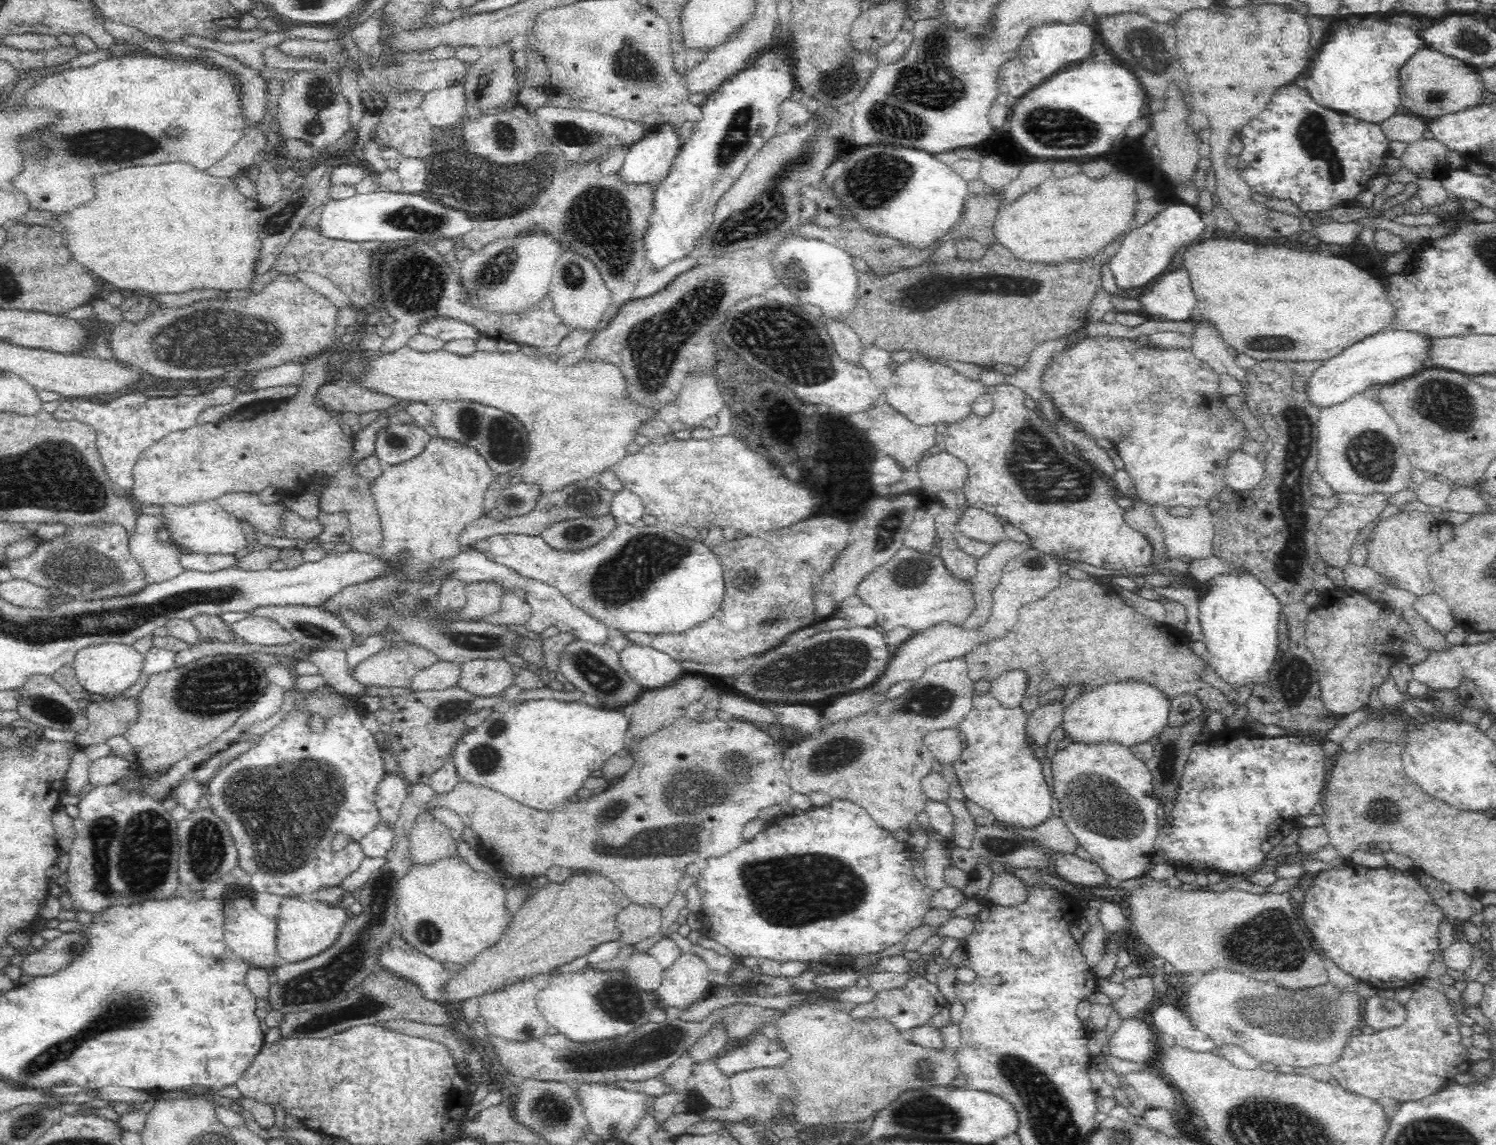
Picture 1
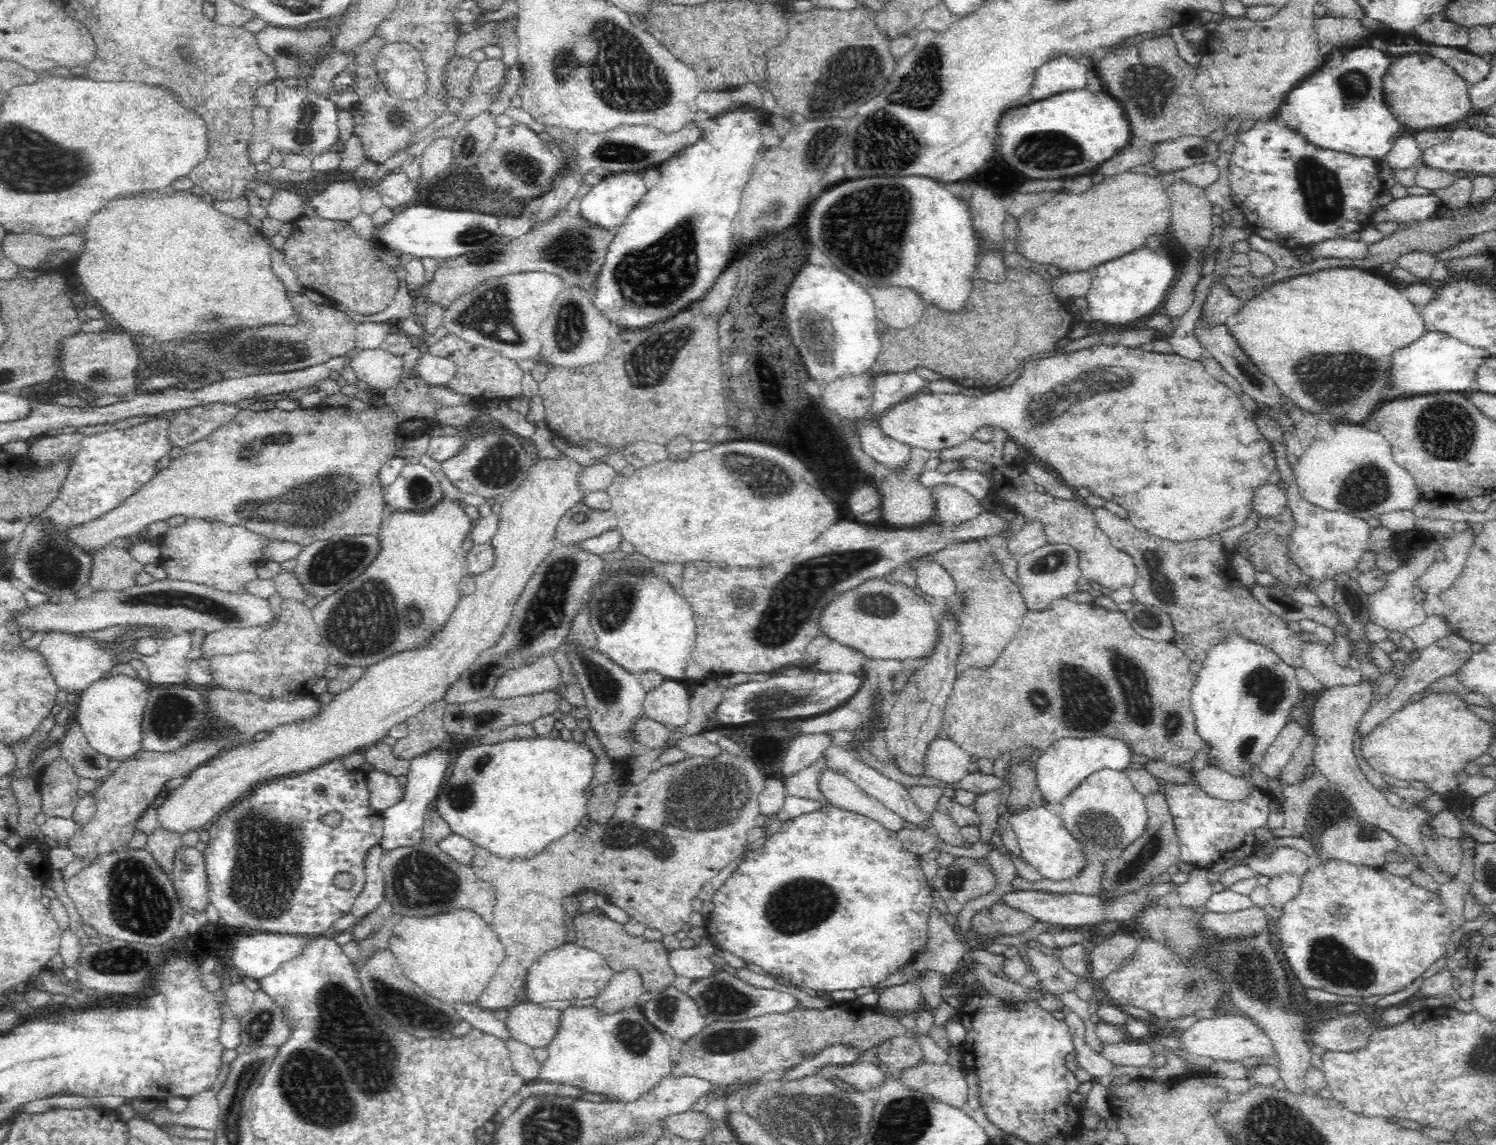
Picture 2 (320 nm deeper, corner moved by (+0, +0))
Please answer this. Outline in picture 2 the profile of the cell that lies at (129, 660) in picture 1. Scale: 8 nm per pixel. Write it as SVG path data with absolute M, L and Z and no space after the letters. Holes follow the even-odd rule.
M126 674L100 675L80 694L73 712L90 745L106 753L112 761L123 761L128 755L139 751L142 738L141 720L151 685L140 677Z

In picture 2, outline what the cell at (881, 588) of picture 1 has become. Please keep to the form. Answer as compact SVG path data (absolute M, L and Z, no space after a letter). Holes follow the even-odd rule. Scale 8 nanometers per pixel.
M869 578L840 593L823 608L820 631L830 640L838 639L844 645L863 650L869 659L924 659L940 640L938 621L932 615L932 608L906 583Z

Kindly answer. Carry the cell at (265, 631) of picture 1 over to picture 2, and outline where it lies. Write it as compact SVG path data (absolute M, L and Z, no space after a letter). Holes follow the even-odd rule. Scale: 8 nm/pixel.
M255 627L223 628L207 633L202 643L202 657L209 660L214 653L251 651L259 644L260 630Z

